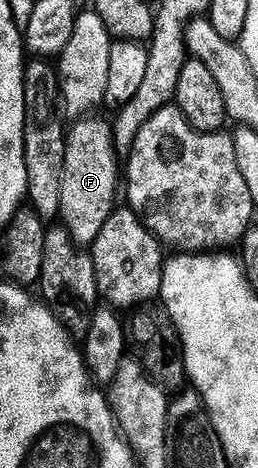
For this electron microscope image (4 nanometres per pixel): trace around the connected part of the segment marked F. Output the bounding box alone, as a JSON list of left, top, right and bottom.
[59,120,121,248]

